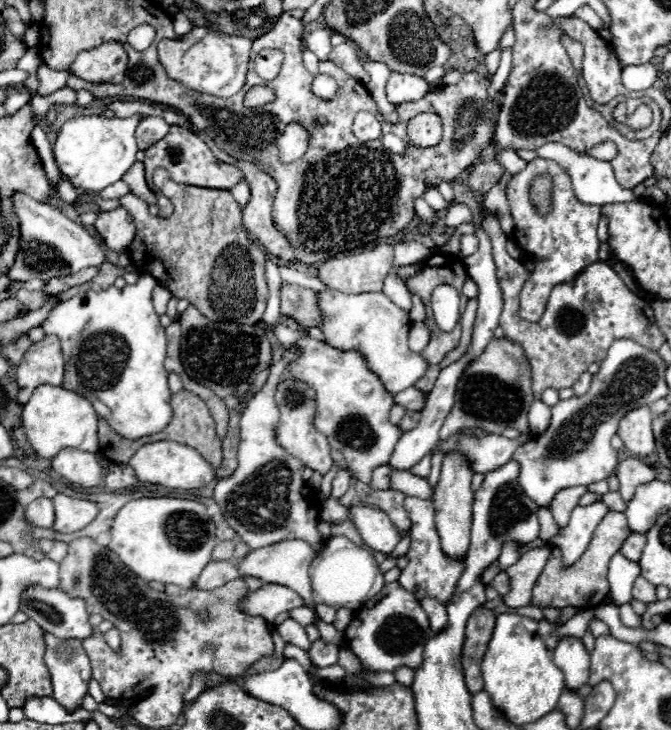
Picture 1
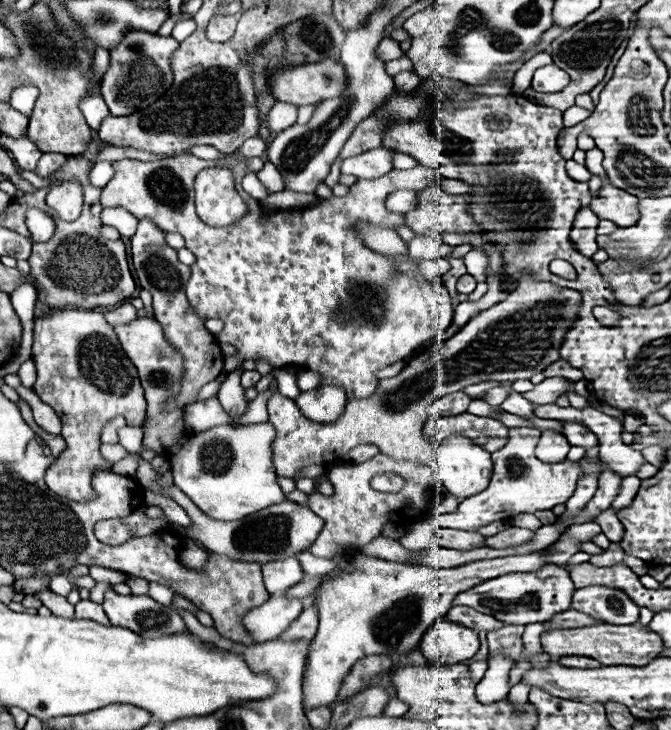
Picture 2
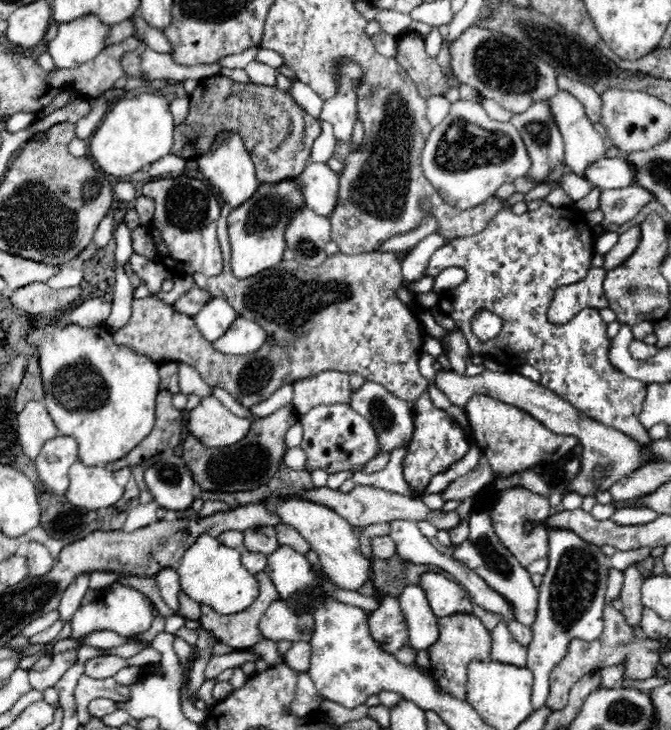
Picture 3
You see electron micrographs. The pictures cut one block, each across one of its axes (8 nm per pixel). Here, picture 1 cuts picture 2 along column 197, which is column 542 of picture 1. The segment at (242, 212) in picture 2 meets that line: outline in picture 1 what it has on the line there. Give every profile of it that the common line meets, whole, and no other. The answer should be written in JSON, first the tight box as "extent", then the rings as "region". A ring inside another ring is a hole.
{"extent":[532,176,552,212],"region":[[[540,176],[532,184],[532,200],[542,212],[546,212],[550,206],[550,186],[552,184],[550,184],[548,176]]]}

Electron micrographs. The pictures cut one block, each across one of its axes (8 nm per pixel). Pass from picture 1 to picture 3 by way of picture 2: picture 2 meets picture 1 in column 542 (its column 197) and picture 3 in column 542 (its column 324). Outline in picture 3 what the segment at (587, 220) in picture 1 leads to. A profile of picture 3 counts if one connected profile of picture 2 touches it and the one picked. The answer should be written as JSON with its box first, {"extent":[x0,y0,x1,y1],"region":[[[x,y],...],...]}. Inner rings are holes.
{"extent":[426,200,650,444],"region":[[[542,200],[538,210],[522,216],[516,216],[510,208],[500,208],[498,216],[482,232],[456,238],[436,250],[428,262],[426,276],[438,276],[450,266],[466,272],[466,280],[448,290],[448,298],[440,298],[438,306],[464,332],[472,354],[506,358],[512,368],[522,362],[538,368],[540,382],[574,408],[596,422],[622,430],[640,444],[648,444],[650,436],[638,420],[646,386],[608,362],[610,340],[606,338],[606,324],[598,310],[582,310],[576,322],[560,326],[546,320],[546,310],[556,288],[584,280],[592,268],[592,256],[594,234],[584,214],[576,208],[554,208]],[[480,310],[494,312],[502,318],[500,334],[488,342],[480,342],[470,332],[470,322]]]}

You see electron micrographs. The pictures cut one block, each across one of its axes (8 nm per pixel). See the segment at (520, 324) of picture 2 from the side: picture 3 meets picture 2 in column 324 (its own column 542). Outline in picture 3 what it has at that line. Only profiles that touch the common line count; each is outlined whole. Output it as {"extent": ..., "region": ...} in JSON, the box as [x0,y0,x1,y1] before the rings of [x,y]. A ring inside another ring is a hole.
{"extent":[466,394,578,476],"region":[[[476,394],[470,398],[470,402],[466,404],[466,414],[474,432],[474,440],[482,454],[490,460],[496,476],[510,476],[542,462],[558,462],[578,446],[578,438],[554,434],[520,408],[484,394]]]}

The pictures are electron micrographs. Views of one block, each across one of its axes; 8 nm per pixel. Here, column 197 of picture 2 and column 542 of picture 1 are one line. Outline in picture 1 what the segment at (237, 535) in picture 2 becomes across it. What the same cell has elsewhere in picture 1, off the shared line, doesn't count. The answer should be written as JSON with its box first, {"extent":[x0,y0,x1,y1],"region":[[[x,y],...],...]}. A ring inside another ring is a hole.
{"extent":[538,508,558,542],"region":[[[538,508],[538,520],[540,520],[540,538],[544,540],[544,542],[548,542],[548,540],[552,540],[556,534],[558,534],[558,524],[554,522],[554,518],[552,518],[552,512],[550,512],[550,508]]]}

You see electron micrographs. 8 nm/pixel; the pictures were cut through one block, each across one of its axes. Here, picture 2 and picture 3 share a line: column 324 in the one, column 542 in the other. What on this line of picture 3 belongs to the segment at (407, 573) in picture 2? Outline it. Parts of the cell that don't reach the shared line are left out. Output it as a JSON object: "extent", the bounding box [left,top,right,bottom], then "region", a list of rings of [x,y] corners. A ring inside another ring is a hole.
{"extent":[526,528,608,710],"region":[[[552,528],[548,530],[548,570],[544,574],[542,584],[538,586],[538,614],[532,628],[532,642],[528,644],[528,664],[526,668],[534,674],[534,686],[532,686],[532,704],[534,710],[542,708],[548,698],[548,676],[554,670],[554,666],[566,656],[568,644],[574,638],[580,638],[584,642],[592,642],[602,634],[602,608],[604,608],[604,592],[608,584],[608,556],[602,554],[602,550],[594,544],[584,542],[580,536],[576,536],[572,530],[564,528]]]}

